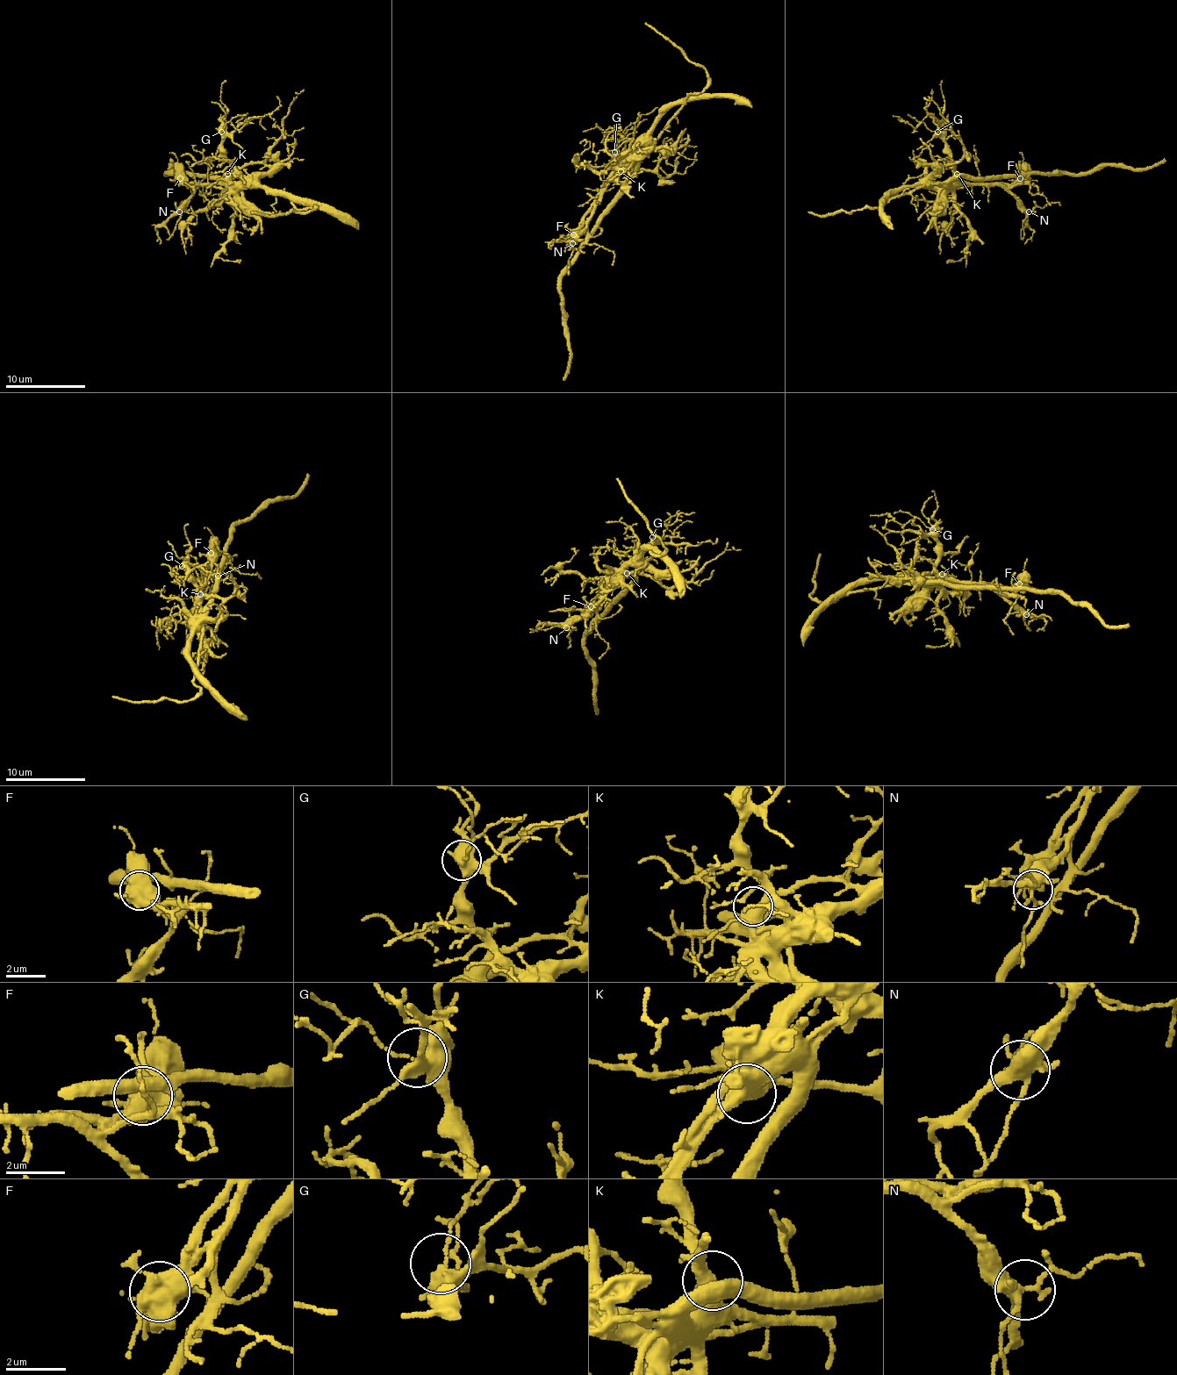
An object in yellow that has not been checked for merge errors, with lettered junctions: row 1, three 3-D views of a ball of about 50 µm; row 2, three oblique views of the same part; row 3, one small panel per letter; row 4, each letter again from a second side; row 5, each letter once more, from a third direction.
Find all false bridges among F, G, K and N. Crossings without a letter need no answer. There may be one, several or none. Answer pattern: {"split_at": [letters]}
{"split_at": ["F"]}

